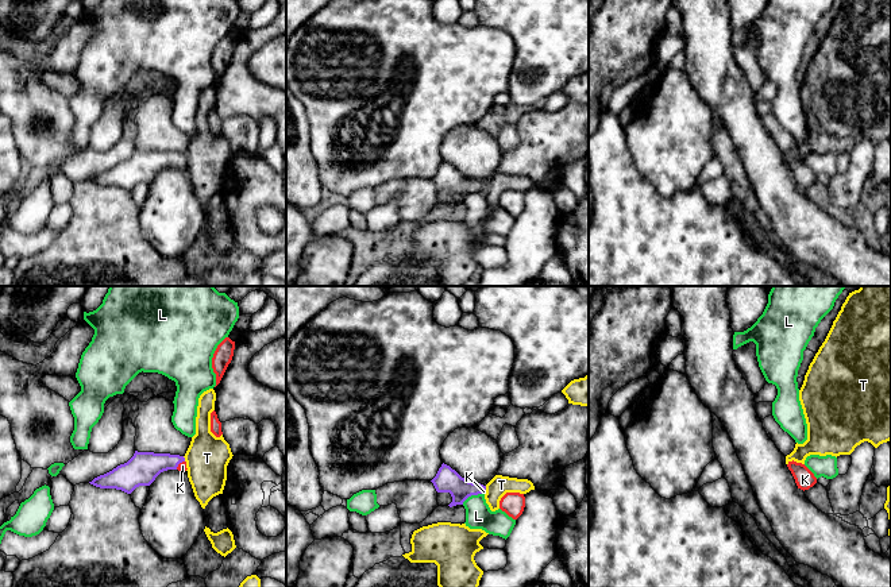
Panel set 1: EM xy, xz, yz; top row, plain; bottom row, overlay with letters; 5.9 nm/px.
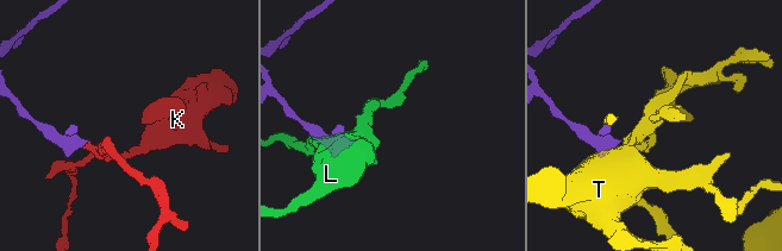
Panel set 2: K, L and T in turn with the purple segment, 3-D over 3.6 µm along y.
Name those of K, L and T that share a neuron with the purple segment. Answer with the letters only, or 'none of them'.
K

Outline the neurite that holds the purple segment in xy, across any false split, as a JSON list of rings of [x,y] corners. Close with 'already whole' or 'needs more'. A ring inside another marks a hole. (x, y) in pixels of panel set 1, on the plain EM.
[[[135,148],[127,161],[94,175],[89,181],[100,186],[116,186],[131,192],[139,184],[150,184],[161,170],[167,167],[186,169],[185,155]]]; needs more

